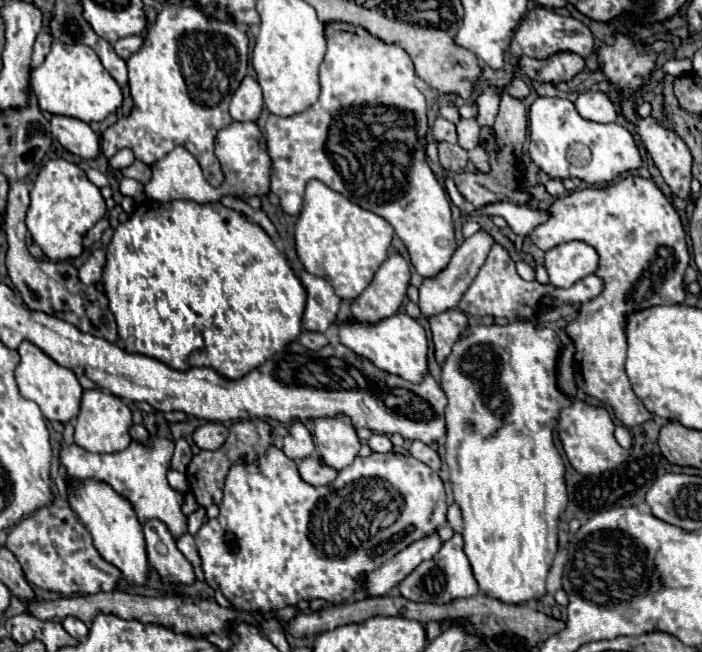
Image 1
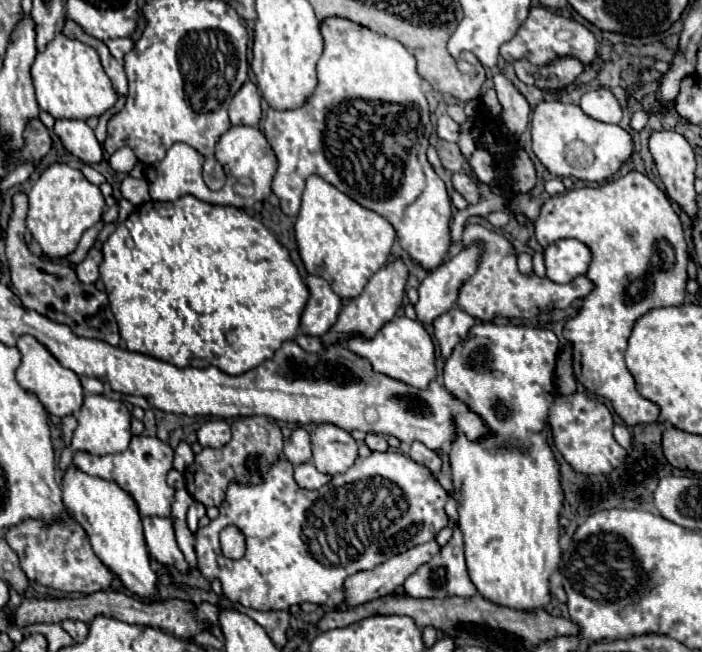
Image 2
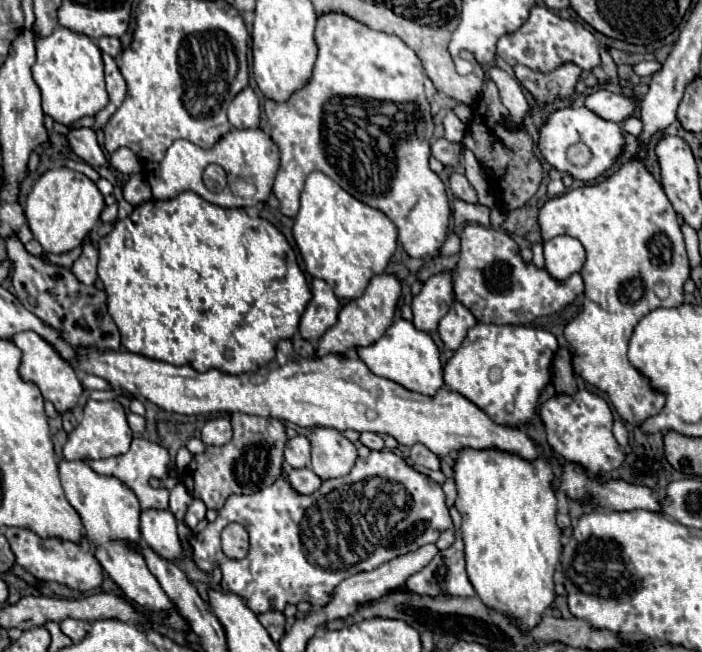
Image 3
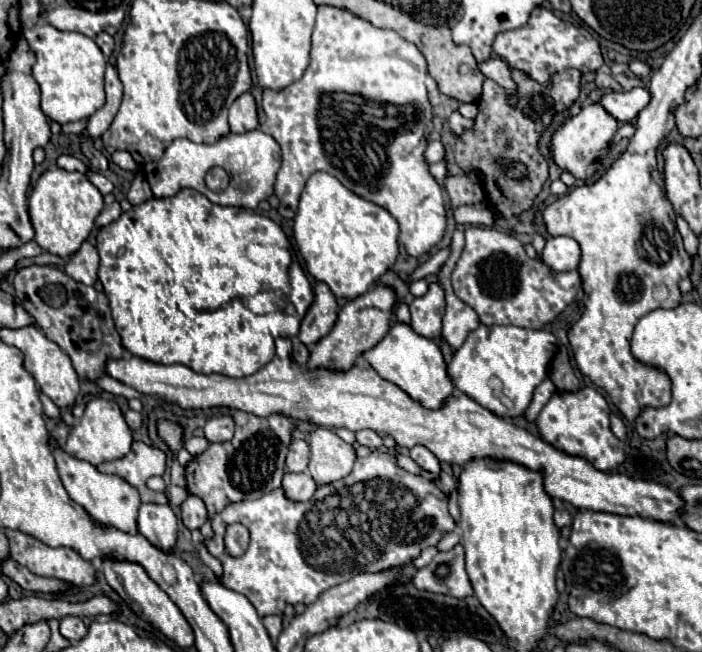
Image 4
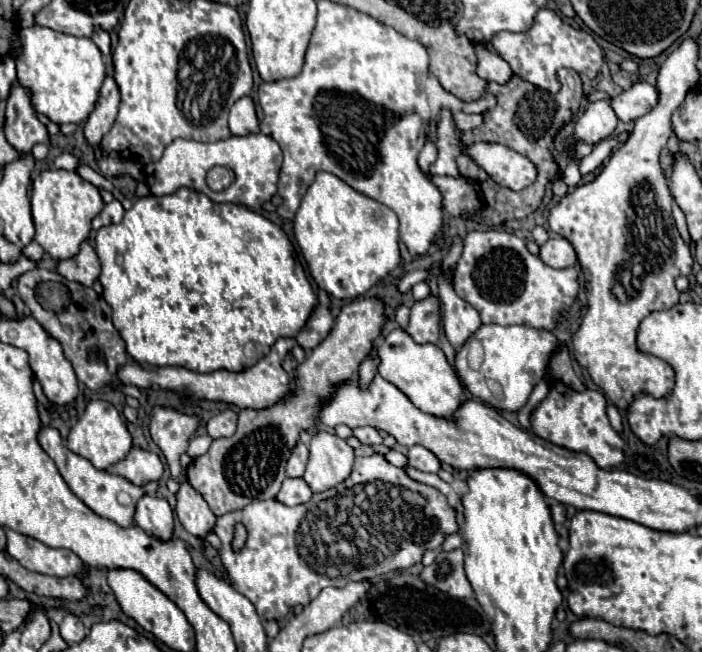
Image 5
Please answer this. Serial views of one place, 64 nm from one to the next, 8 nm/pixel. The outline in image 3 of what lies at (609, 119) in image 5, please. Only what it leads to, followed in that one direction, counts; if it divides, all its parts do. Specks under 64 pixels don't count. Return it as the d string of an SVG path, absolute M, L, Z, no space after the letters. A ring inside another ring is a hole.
M586 106L582 108L564 108L558 110L554 114L550 114L548 124L542 128L540 132L540 150L544 154L544 158L548 160L548 164L552 164L556 170L570 174L576 180L588 182L588 180L596 180L600 174L604 174L616 160L616 156L620 154L624 146L624 134L622 134L622 126L610 120L600 118L596 112L588 110ZM572 144L586 144L592 152L592 158L586 166L574 166L568 158L566 158L566 150Z

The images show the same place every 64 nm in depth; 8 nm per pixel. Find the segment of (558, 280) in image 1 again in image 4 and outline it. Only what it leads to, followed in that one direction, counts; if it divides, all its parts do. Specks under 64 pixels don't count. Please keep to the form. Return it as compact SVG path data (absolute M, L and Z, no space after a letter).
M552 236L548 238L540 258L544 264L548 264L556 272L576 270L580 262L580 248L568 236Z

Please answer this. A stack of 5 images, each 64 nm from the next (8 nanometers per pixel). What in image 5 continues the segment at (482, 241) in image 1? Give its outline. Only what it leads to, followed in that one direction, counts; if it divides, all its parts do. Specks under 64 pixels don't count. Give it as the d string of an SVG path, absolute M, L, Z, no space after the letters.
M428 296L426 300L414 302L410 324L406 332L414 338L418 344L436 344L440 336L440 314L438 314L438 302L434 296Z

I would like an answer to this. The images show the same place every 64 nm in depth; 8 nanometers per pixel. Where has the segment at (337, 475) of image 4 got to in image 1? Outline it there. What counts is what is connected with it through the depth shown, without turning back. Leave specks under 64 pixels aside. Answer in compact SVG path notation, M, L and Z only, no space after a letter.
M346 416L314 420L314 446L322 464L344 470L354 462L360 450L360 442Z

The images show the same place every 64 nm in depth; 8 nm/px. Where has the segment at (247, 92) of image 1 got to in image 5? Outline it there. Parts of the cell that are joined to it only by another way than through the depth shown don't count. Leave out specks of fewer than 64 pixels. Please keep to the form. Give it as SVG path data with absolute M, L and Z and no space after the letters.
M250 96L240 98L232 108L230 108L230 132L234 136L246 136L246 134L256 134L260 132L258 128L258 118L254 110L254 102Z

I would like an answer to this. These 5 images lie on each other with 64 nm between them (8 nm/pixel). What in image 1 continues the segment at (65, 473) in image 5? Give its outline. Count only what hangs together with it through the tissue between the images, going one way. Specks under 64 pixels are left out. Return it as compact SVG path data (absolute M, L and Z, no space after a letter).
M72 480L68 484L68 504L92 534L94 548L100 552L100 556L116 566L130 584L144 586L144 582L150 578L150 564L146 556L142 524L136 518L132 504L110 484L98 480Z

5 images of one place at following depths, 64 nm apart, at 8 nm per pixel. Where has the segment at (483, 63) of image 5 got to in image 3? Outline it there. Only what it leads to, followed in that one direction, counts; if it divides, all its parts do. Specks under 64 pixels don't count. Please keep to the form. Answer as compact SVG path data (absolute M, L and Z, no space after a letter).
M490 66L488 68L488 76L496 82L496 86L500 90L502 104L508 108L512 122L520 124L522 118L528 112L528 100L526 100L524 92L522 92L518 80L512 78L508 72L504 72L500 66Z

